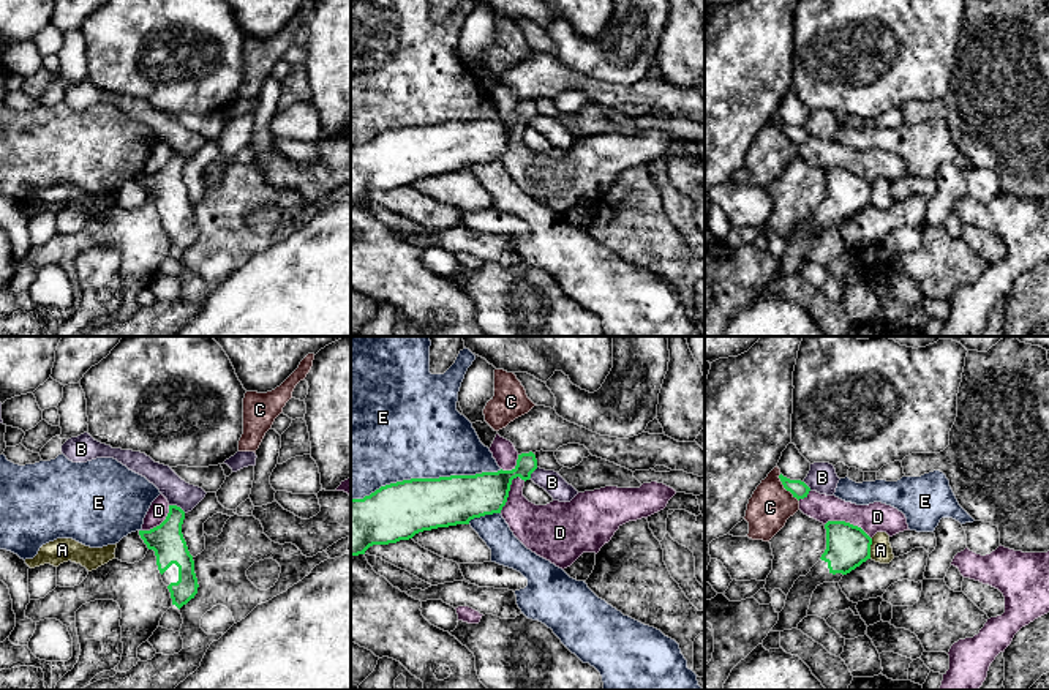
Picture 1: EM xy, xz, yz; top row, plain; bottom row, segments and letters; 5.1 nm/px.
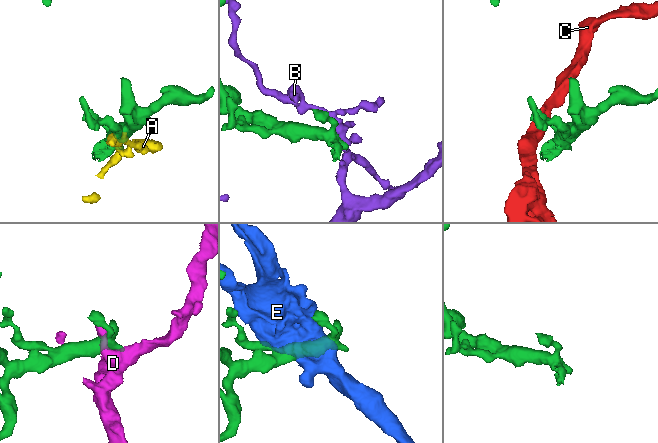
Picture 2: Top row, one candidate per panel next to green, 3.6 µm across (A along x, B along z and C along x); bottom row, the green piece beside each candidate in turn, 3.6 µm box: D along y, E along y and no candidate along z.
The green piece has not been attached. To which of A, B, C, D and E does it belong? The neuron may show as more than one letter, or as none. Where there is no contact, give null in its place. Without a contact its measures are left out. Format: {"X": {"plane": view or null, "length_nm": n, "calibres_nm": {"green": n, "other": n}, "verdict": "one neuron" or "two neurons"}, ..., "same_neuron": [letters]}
{"A": {"plane": "yz", "length_nm": 110, "calibres_nm": {"green": 220, "other": 110}, "verdict": "two neurons"}, "B": {"plane": "xy", "length_nm": 100, "calibres_nm": {"green": 170, "other": 140}, "verdict": "two neurons"}, "C": {"plane": "yz", "length_nm": 170, "calibres_nm": {"green": 90, "other": 220}, "verdict": "two neurons"}, "D": {"plane": "yz", "length_nm": 260, "calibres_nm": {"green": 220, "other": 150}, "verdict": "two neurons"}, "E": {"plane": "xz", "length_nm": 800, "calibres_nm": {"green": 300, "other": 480}, "verdict": "two neurons"}, "same_neuron": []}

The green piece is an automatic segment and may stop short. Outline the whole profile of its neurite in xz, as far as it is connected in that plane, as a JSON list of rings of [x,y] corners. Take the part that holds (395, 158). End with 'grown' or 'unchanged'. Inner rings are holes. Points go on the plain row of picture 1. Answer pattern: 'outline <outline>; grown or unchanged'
outline [[[532,98],[518,101],[512,117],[450,122],[439,125],[411,125],[381,133],[363,145],[351,145],[351,202],[365,201],[373,191],[409,186],[415,180],[438,174],[469,171],[471,166],[501,159],[507,148],[512,126],[529,126],[537,115]]]; unchanged

